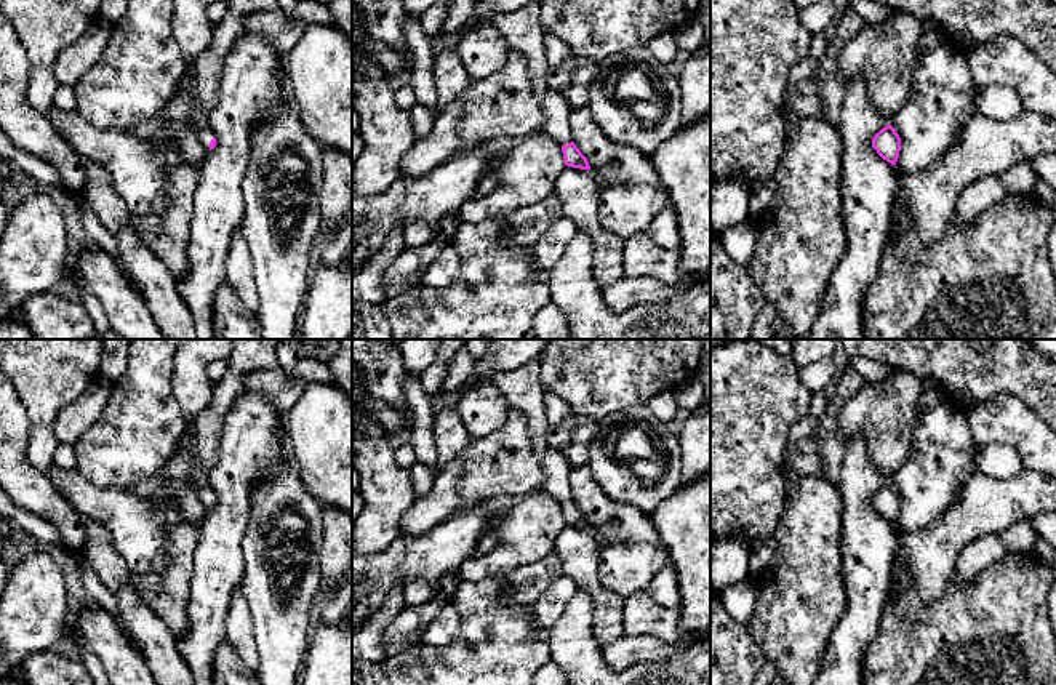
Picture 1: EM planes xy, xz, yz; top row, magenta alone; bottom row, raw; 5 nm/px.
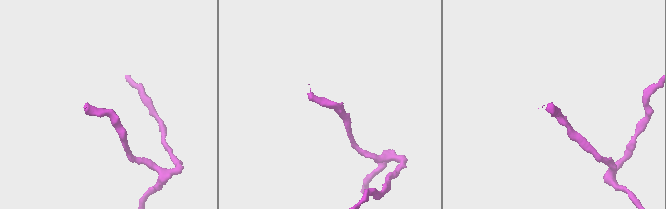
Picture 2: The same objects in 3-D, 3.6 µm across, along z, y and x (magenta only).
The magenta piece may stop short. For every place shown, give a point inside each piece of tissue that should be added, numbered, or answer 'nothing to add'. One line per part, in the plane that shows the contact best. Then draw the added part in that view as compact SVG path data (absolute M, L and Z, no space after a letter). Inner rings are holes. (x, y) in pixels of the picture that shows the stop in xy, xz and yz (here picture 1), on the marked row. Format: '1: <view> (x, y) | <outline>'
1: xy (204, 132) | M206 122L198 123L197 126L197 136L198 141L202 142L202 146L210 150L210 142L214 138L214 133L211 131L211 128L206 125Z

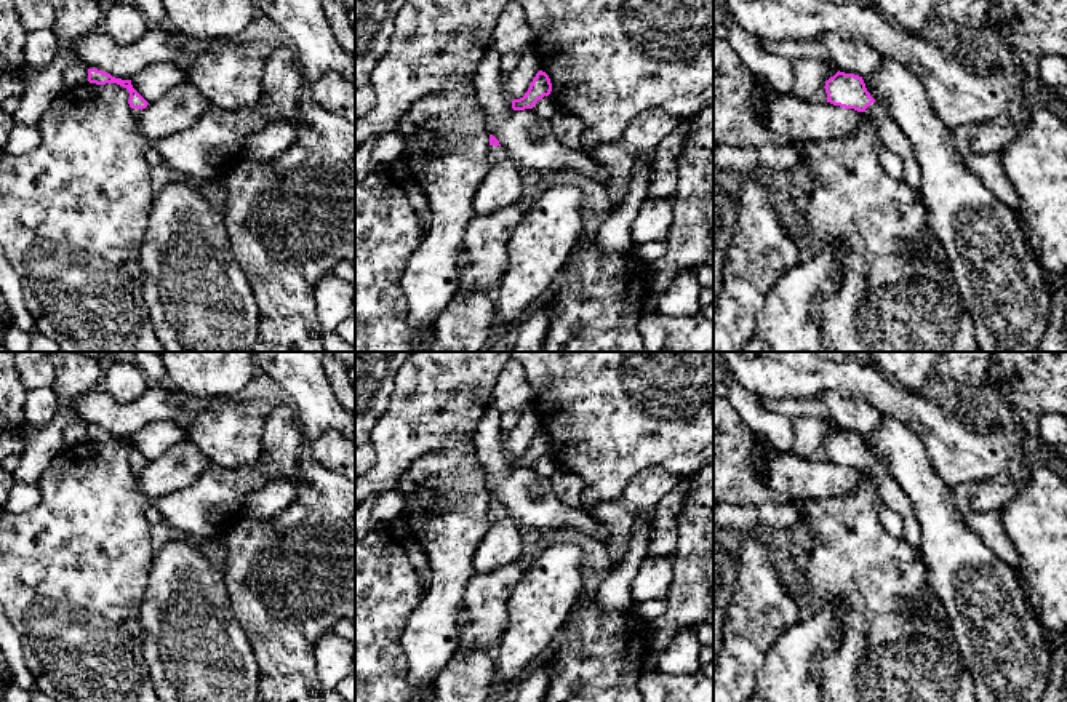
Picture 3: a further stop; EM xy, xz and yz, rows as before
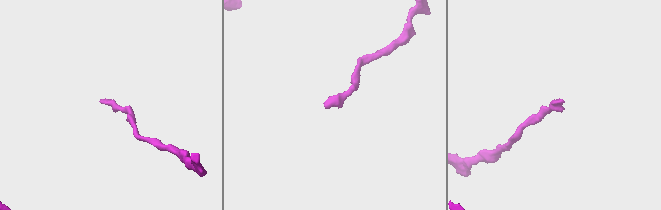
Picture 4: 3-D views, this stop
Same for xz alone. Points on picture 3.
1: xz (496, 154) | M490 146L488 160L490 160L491 166L502 162L506 157L507 157L507 152L502 147Z

